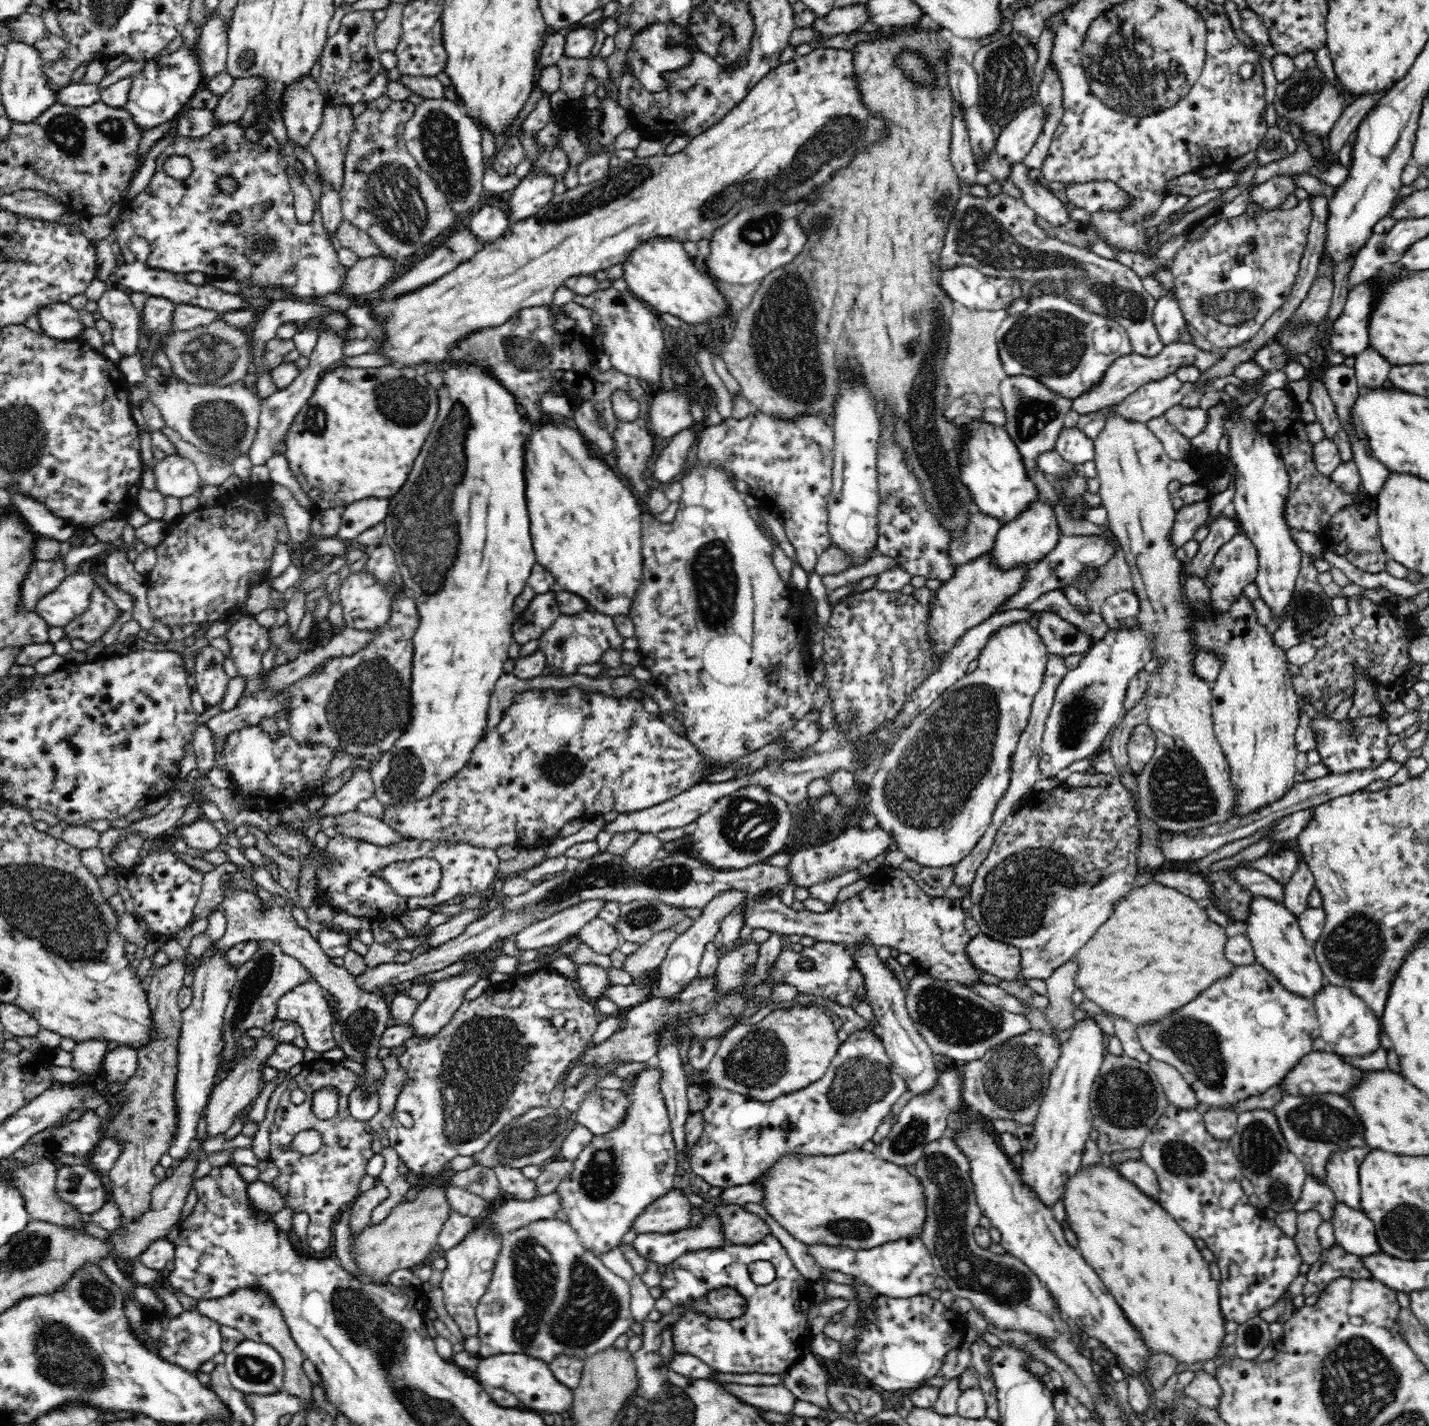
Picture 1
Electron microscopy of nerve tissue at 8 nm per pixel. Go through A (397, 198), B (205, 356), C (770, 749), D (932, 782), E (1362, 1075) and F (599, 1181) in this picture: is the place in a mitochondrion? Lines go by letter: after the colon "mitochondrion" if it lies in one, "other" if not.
A: mitochondrion
B: mitochondrion
C: other
D: mitochondrion
E: other
F: mitochondrion

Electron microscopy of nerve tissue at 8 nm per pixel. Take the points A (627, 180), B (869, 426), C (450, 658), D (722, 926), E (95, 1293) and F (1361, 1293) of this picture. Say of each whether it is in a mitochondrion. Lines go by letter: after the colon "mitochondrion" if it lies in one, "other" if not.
A: mitochondrion
B: other
C: other
D: other
E: mitochondrion
F: other

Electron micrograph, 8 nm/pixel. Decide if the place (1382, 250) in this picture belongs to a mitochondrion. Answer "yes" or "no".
no

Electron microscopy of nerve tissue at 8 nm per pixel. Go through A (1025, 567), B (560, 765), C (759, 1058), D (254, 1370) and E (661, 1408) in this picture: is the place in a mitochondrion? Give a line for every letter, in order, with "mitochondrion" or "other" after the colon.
A: other
B: mitochondrion
C: mitochondrion
D: mitochondrion
E: mitochondrion

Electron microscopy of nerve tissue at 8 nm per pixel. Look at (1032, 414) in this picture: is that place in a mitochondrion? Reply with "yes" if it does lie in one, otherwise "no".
yes

